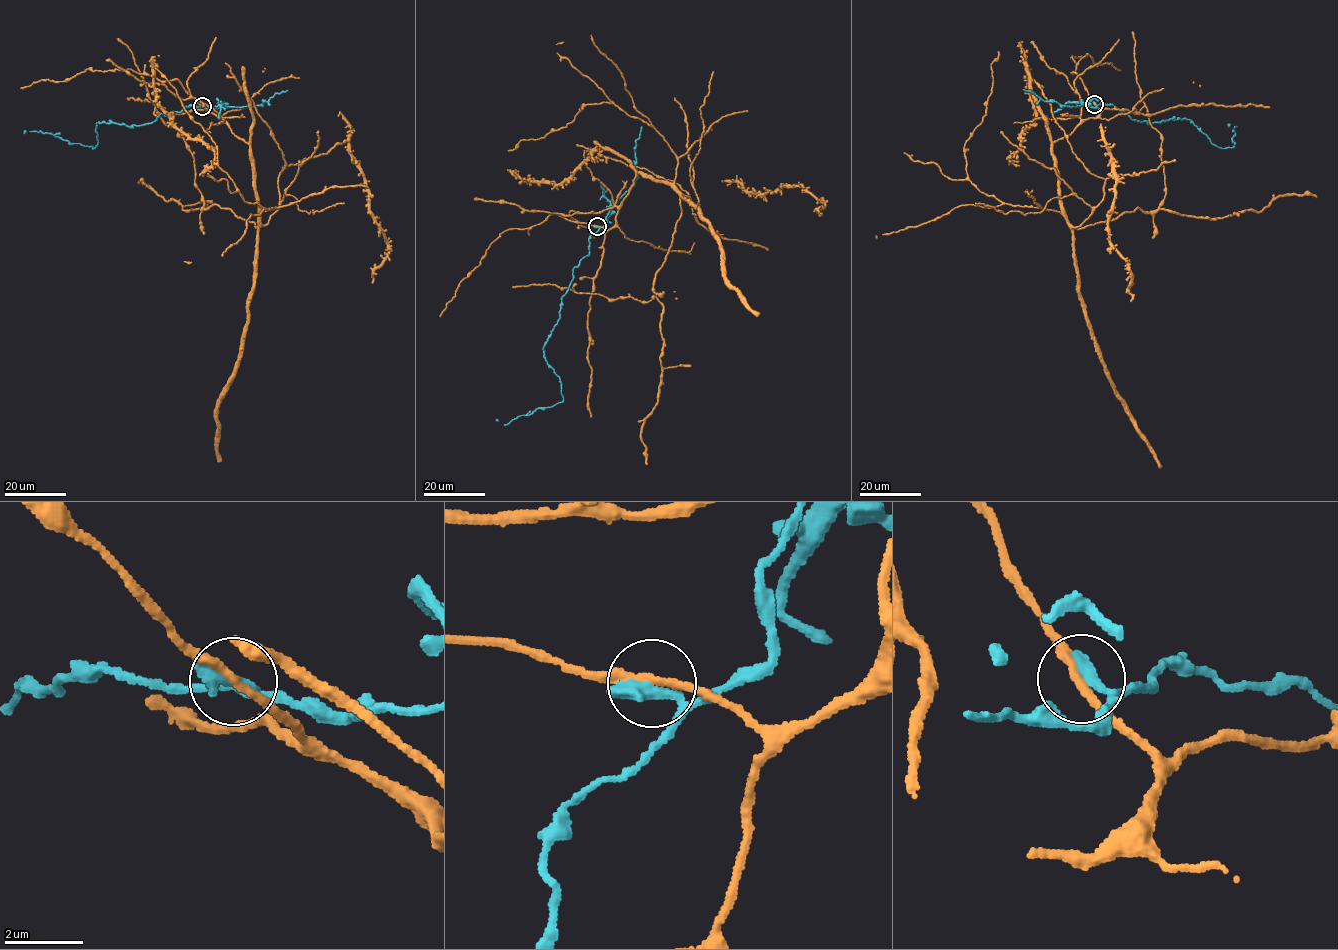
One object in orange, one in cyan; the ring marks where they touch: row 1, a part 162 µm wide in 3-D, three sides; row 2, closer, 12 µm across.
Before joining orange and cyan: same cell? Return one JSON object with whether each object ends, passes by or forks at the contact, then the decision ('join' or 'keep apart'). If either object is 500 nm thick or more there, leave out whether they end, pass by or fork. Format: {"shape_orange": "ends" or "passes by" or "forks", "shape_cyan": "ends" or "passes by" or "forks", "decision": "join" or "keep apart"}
{"shape_orange": "passes by", "shape_cyan": "passes by", "decision": "keep apart"}

